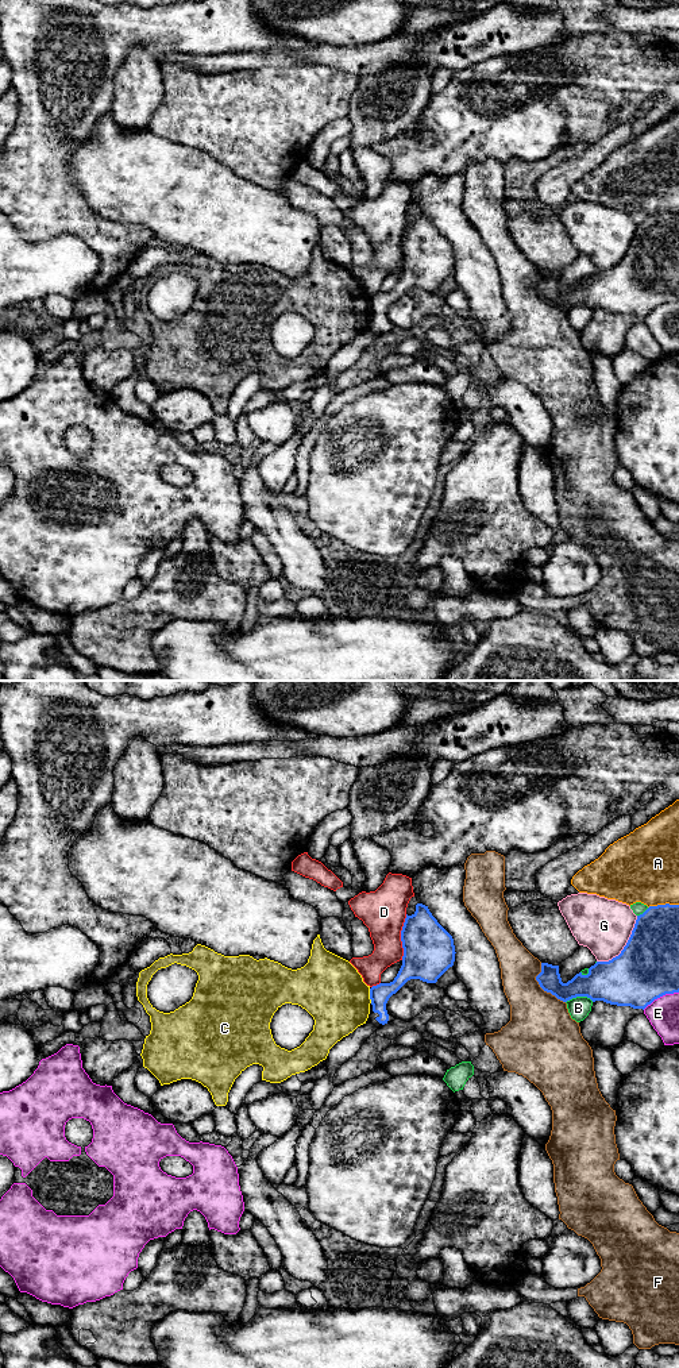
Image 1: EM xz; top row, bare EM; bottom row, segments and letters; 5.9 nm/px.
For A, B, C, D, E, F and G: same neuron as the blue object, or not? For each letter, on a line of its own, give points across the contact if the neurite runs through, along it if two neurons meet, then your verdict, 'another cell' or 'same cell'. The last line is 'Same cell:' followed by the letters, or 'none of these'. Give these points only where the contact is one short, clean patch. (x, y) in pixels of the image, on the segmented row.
A: another cell
B: another cell
C: border along xz (369, 989), (371, 1002); another cell
D: another cell
E: another cell
F: another cell
G: another cell
Same cell: none of these

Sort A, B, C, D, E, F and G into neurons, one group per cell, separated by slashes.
A / B / C / D / E / F / G

